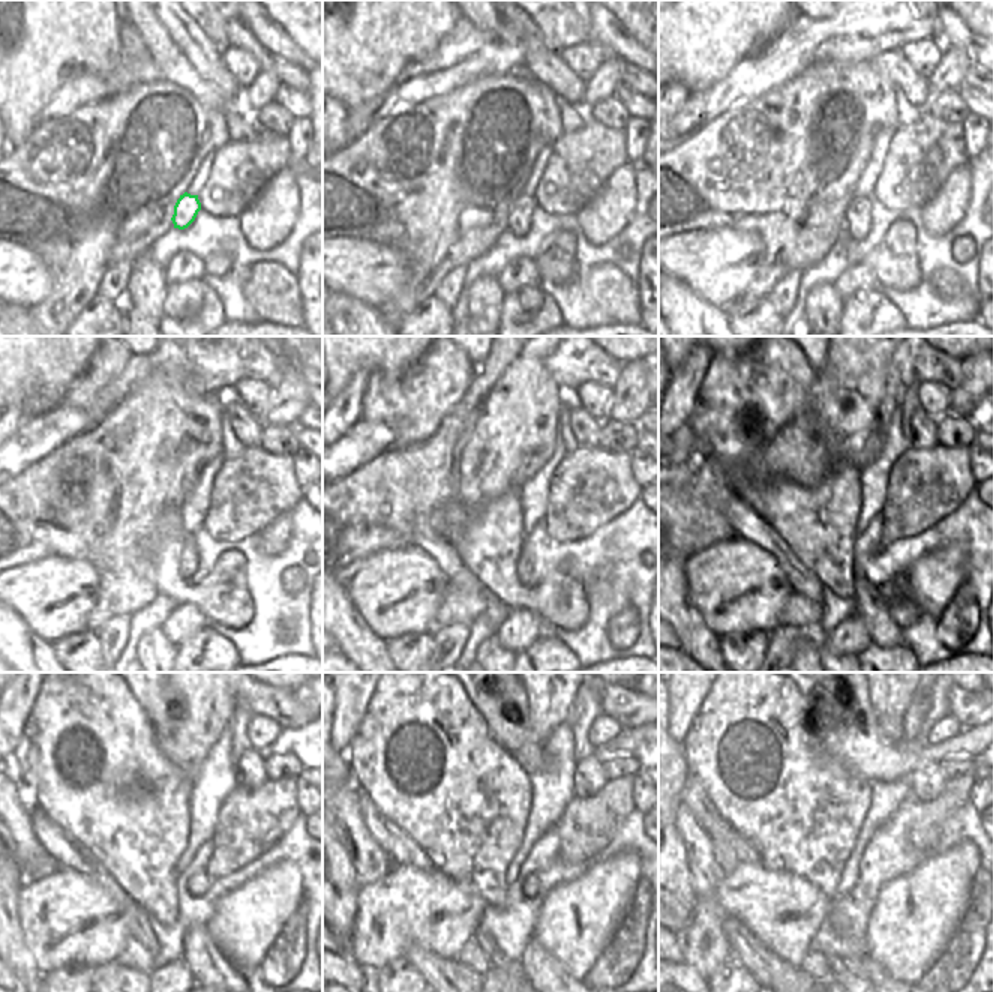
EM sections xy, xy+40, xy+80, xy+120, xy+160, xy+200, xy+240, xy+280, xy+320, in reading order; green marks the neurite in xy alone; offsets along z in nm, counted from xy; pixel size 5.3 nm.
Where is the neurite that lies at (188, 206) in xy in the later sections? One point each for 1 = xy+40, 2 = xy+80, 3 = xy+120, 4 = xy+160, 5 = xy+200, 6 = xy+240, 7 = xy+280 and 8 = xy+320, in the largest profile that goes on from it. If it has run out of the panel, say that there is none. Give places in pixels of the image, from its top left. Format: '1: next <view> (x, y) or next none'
1: next xy+40 (519, 221)
2: next xy+80 (858, 210)
3: next xy+120 (189, 556)
4: next xy+160 (522, 563)
5: next xy+200 (869, 605)
6: next xy+240 (210, 968)
7: next xy+280 (548, 976)
8: next xy+320 (878, 977)

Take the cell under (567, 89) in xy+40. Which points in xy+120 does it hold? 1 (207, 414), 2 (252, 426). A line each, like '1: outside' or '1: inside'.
1: outside
2: inside

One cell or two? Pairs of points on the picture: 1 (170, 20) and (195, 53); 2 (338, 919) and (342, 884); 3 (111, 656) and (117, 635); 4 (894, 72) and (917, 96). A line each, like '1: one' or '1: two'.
1: one
2: one
3: one
4: one

